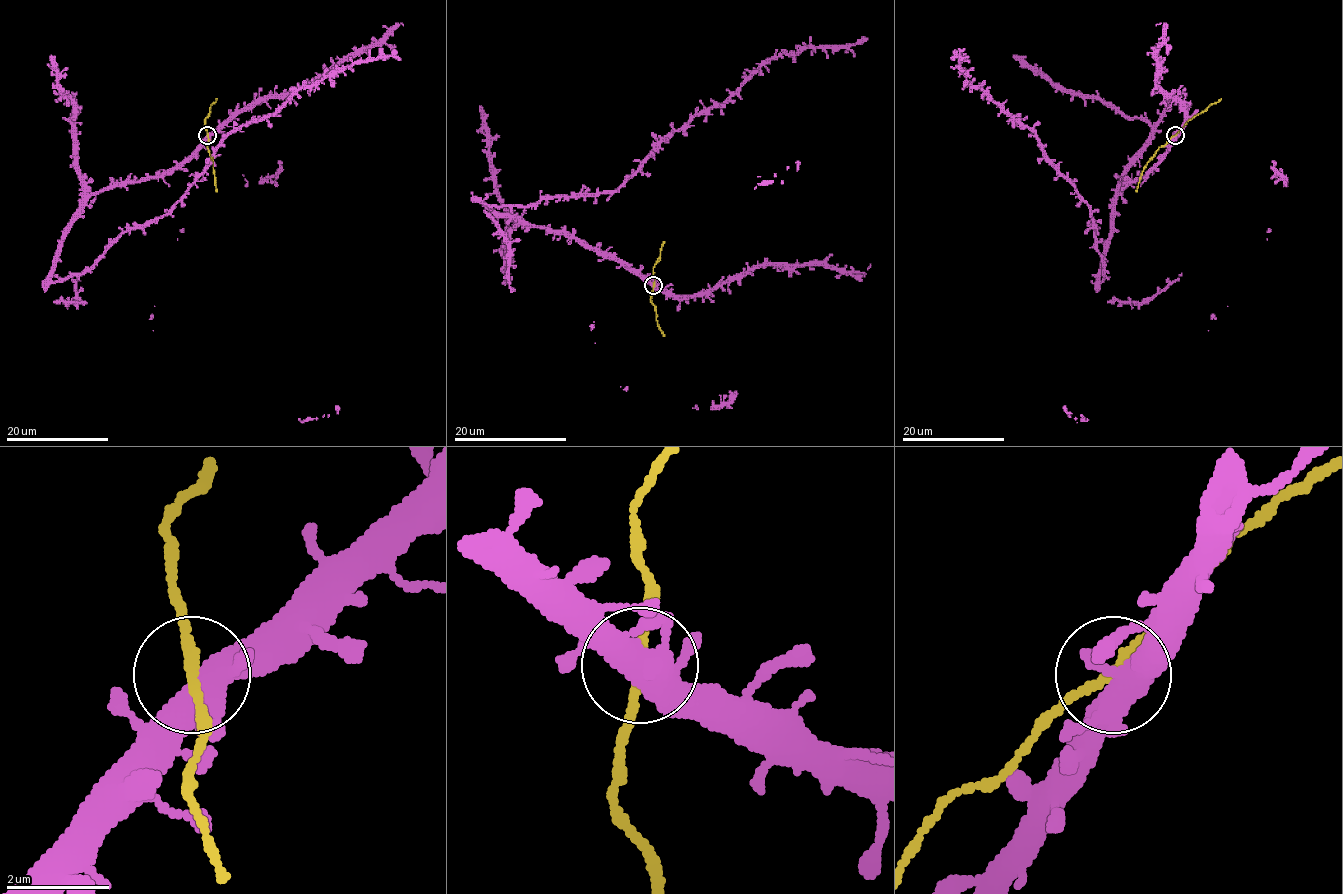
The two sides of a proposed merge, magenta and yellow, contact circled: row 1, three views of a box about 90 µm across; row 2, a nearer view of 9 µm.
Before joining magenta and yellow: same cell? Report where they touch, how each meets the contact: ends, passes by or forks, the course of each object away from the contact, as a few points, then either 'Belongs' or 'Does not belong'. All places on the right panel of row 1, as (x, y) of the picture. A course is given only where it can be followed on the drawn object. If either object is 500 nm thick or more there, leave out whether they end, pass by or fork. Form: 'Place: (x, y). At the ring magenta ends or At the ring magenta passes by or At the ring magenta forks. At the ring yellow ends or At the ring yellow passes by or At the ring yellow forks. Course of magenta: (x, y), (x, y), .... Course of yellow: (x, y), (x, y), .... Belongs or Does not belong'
Place: (1175, 135). At the ring magenta forks. At the ring yellow passes by. Course of magenta: (1175, 135), (1118, 196), (1101, 282), (1104, 256), (1092, 210), (1035, 134), (966, 78), (957, 56), (952, 60). Course of yellow: (1175, 135), (1160, 147), (1147, 163), (1135, 191). Belongs

